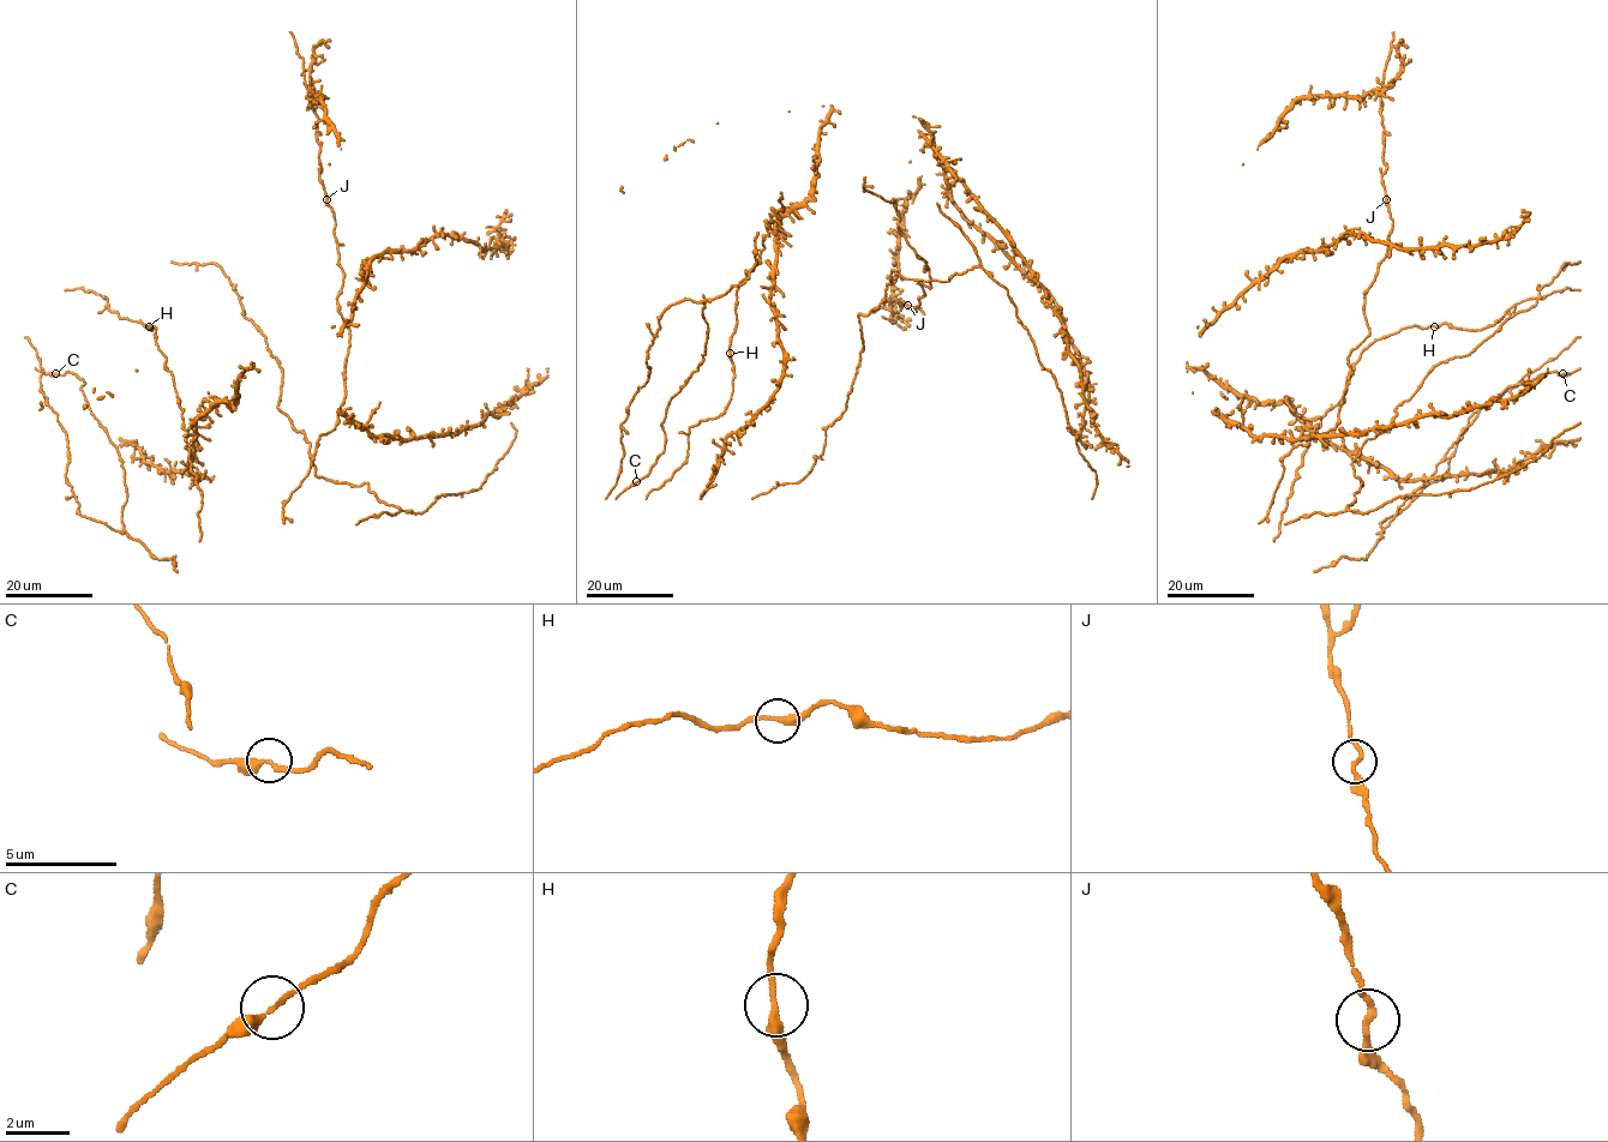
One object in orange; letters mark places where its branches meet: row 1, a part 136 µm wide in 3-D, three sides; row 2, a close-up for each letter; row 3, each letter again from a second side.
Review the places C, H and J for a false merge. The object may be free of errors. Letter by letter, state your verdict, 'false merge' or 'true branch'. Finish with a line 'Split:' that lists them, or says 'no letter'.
C: true branch
H: true branch
J: true branch
Split: no letter

